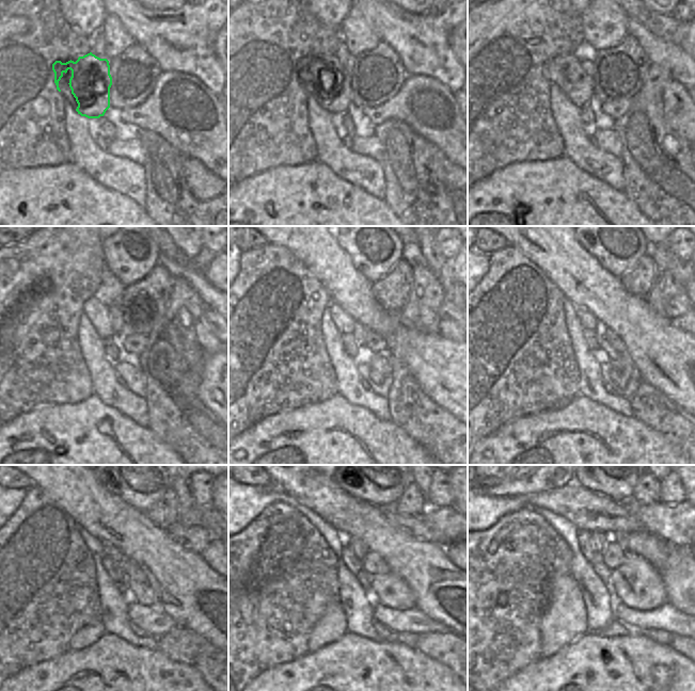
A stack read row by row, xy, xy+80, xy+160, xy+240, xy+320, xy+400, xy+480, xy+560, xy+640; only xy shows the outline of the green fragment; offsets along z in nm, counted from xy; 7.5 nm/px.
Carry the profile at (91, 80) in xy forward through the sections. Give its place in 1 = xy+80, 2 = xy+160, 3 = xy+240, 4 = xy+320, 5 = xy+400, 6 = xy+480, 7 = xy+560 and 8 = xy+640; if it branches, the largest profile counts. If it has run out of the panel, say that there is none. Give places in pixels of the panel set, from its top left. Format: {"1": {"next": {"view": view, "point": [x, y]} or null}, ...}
{"1": {"next": {"view": "xy+80", "point": [336, 98]}}, "2": {"next": {"view": "xy+160", "point": [578, 85]}}, "3": {"next": {"view": "xy+240", "point": [97, 312]}}, "4": {"next": {"view": "xy+320", "point": [344, 322]}}, "5": {"next": {"view": "xy+400", "point": [588, 321]}}, "6": {"next": {"view": "xy+480", "point": [110, 551]}}, "7": {"next": {"view": "xy+560", "point": [358, 547]}}, "8": {"next": {"view": "xy+640", "point": [599, 540]}}}

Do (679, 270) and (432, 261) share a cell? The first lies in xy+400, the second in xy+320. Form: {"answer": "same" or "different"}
{"answer": "same"}

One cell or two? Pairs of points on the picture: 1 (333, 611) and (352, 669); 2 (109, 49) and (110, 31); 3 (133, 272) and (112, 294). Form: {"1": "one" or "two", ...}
{"1": "two", "2": "one", "3": "two"}

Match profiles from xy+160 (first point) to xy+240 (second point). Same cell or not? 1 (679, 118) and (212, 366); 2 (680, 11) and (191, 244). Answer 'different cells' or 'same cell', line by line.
1: different cells
2: different cells

